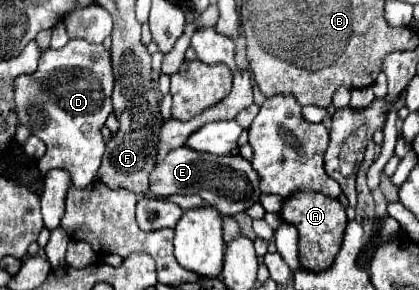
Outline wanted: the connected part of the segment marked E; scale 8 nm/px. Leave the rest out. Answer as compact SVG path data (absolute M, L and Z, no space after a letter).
M188 147L170 151L164 161L156 163L150 173L150 197L170 197L170 195L200 195L208 205L212 205L220 215L236 215L258 201L258 173L252 163L240 155L210 155Z

